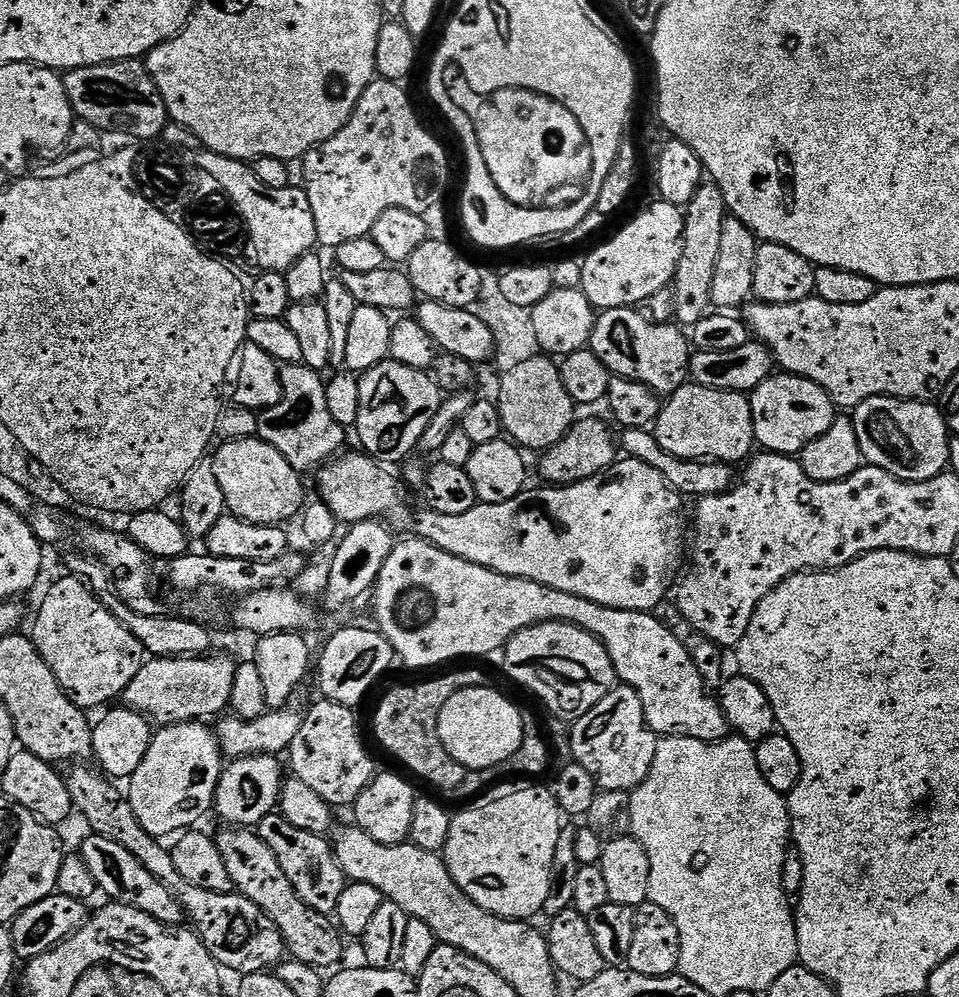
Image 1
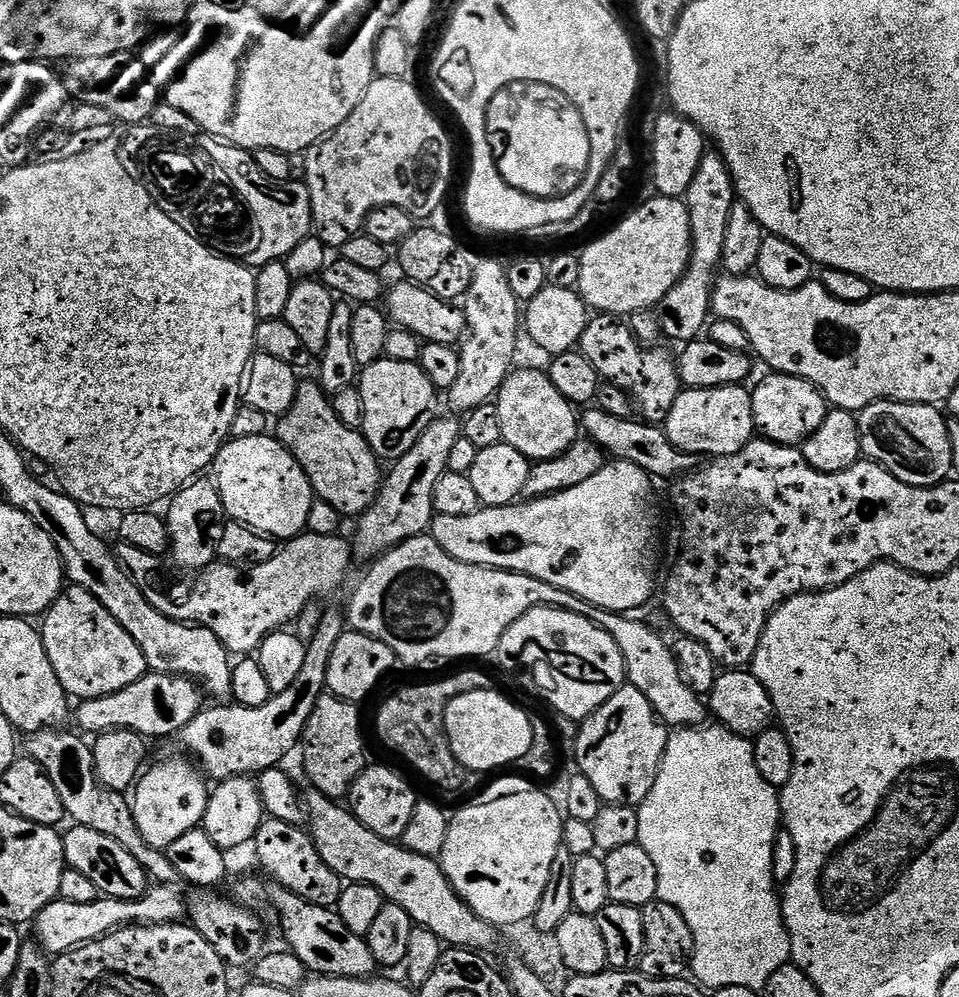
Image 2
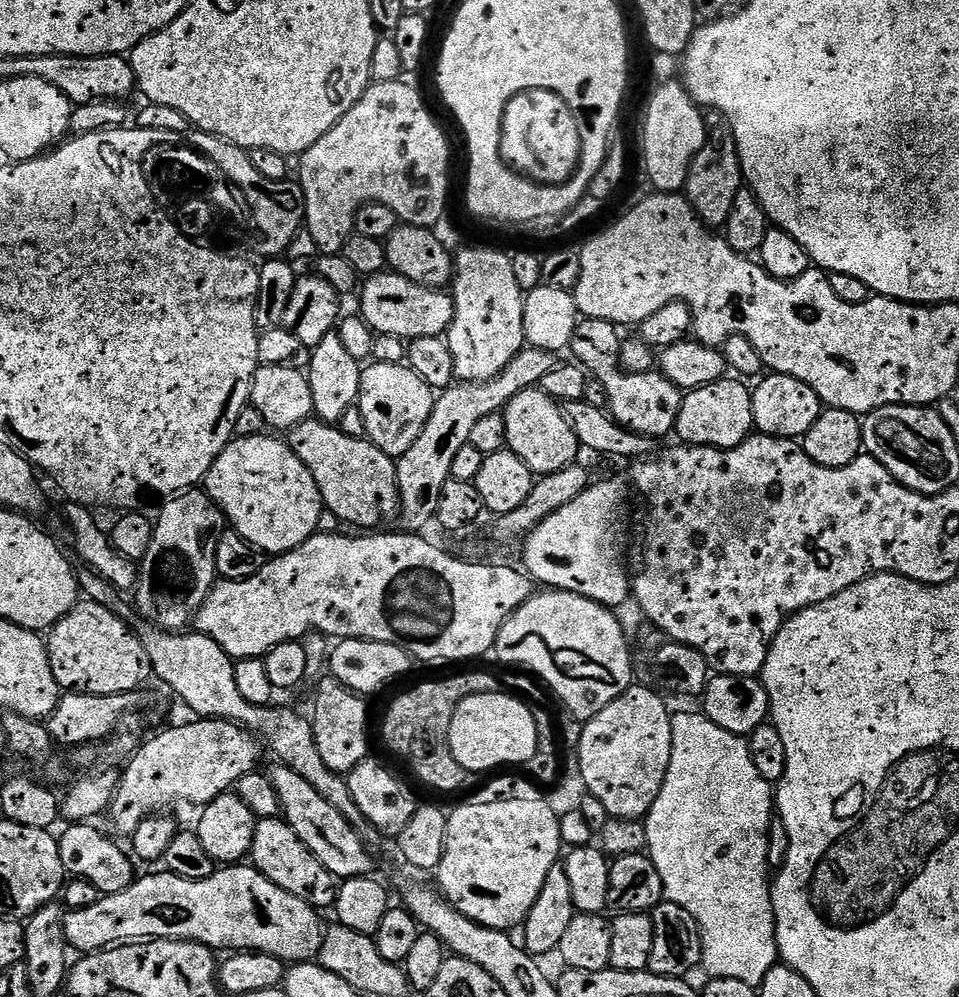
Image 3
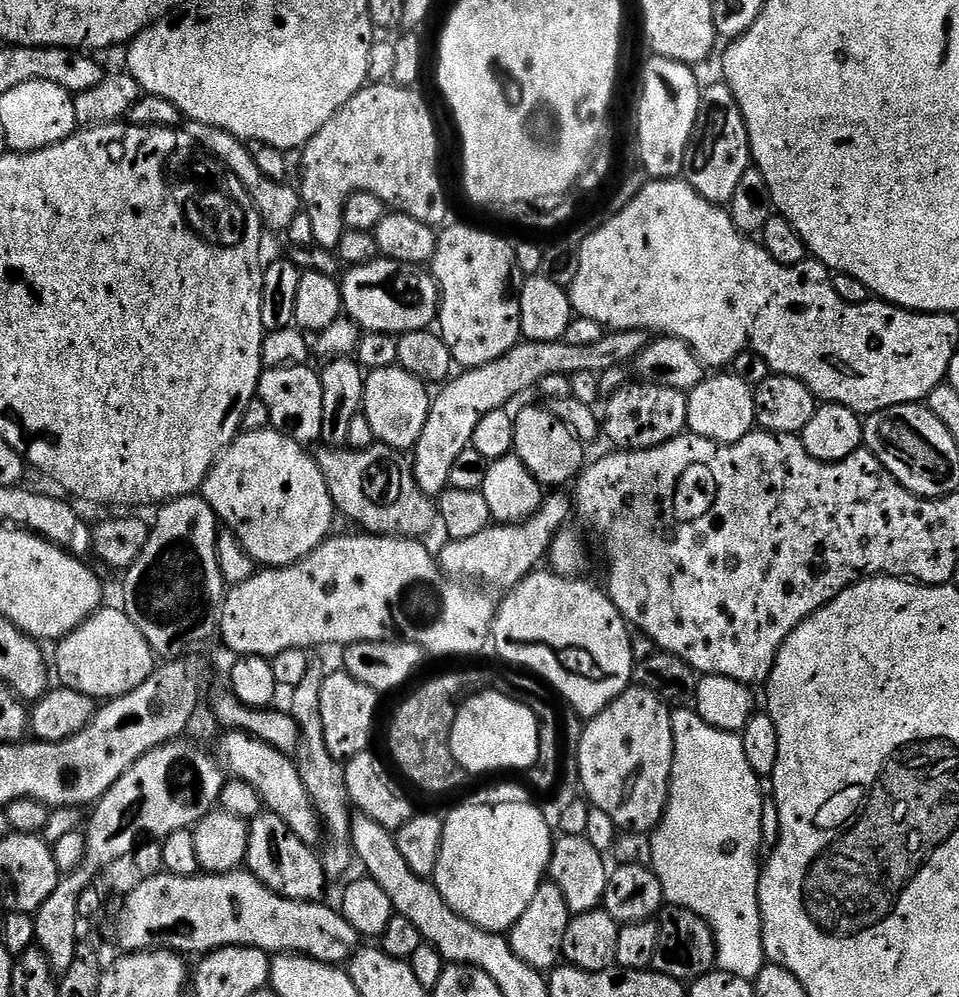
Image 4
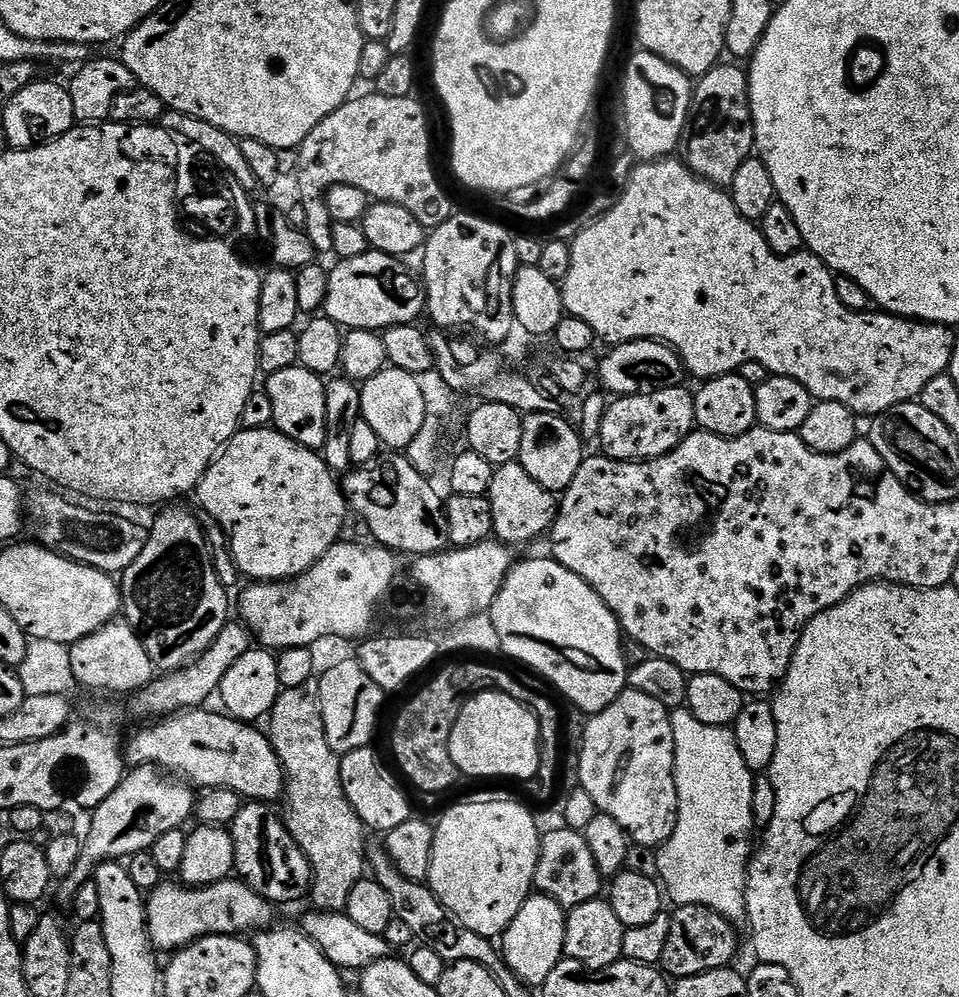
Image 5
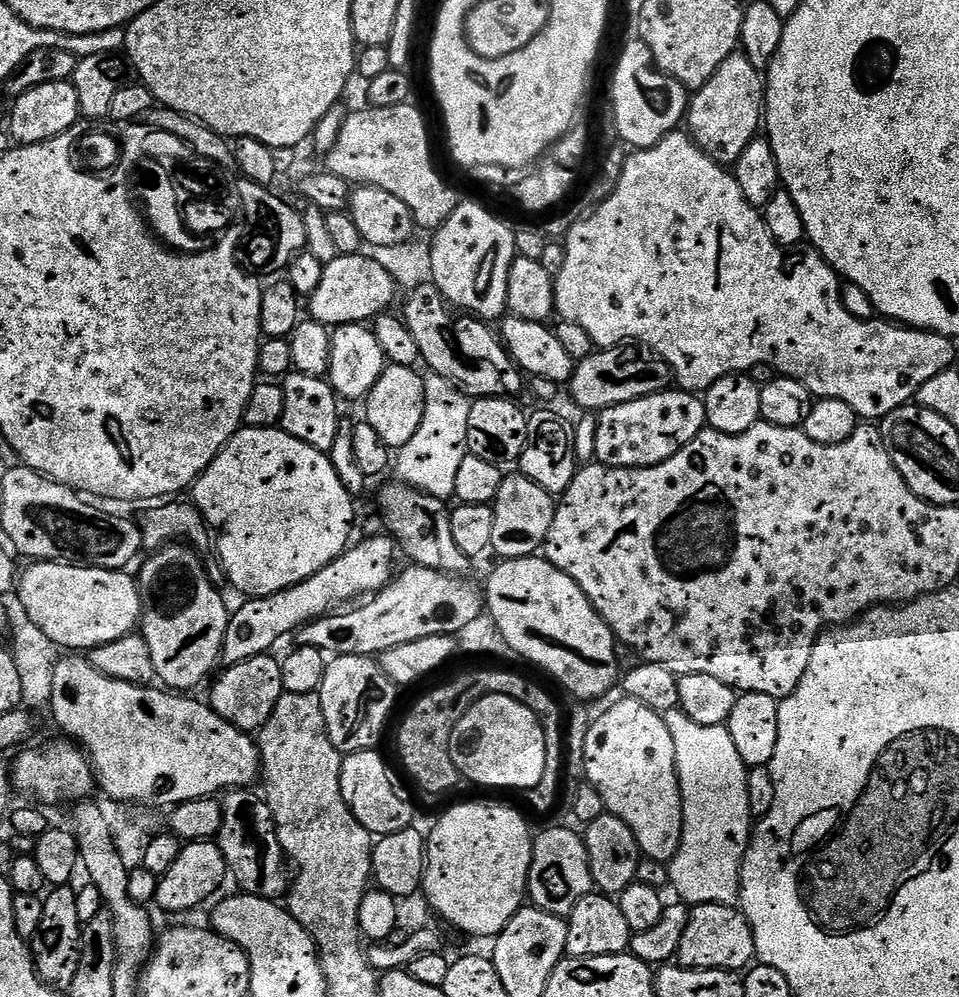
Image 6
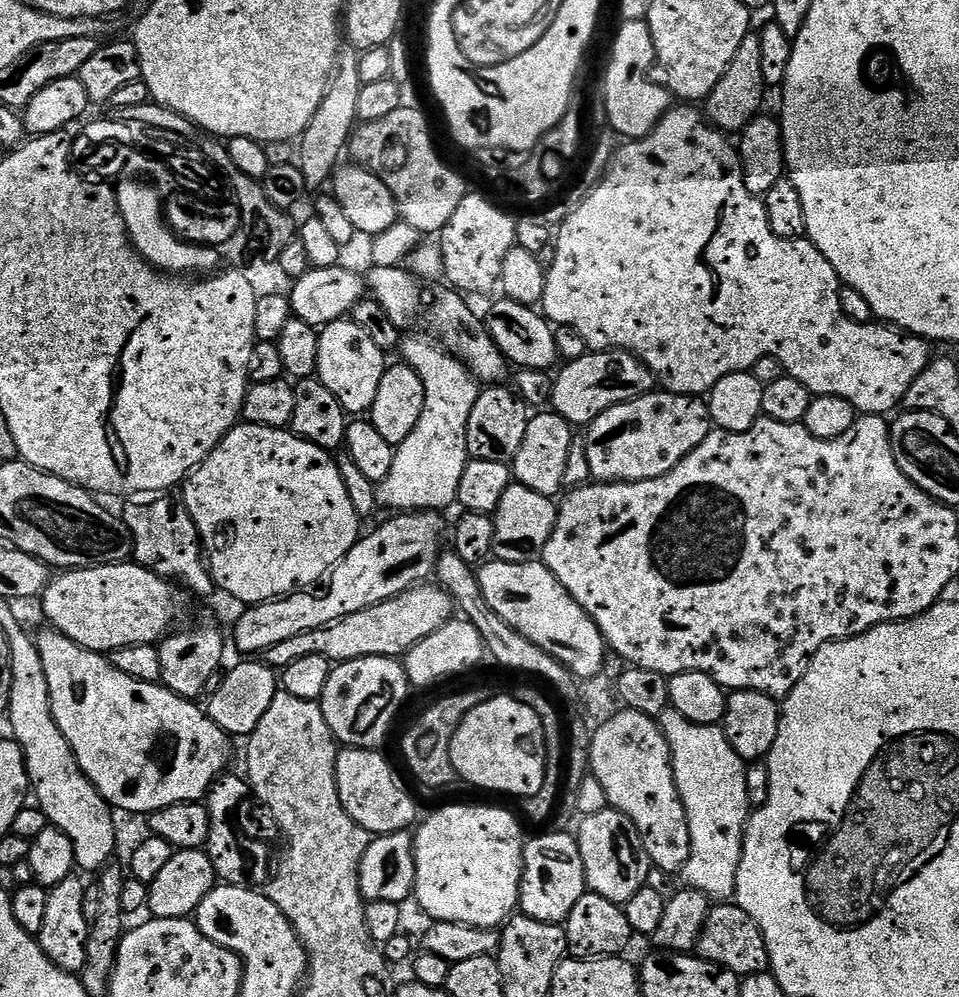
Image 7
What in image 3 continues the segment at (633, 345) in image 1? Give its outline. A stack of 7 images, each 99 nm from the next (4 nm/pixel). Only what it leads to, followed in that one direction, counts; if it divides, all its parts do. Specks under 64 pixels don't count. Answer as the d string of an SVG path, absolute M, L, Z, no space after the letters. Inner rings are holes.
M581 319L576 326L576 333L570 345L575 359L602 386L606 386L608 395L607 411L612 419L617 420L623 428L634 434L651 436L672 436L676 427L676 419L680 413L681 389L674 386L659 370L653 370L646 374L630 374L620 367L620 341L616 336L617 325L605 320Z

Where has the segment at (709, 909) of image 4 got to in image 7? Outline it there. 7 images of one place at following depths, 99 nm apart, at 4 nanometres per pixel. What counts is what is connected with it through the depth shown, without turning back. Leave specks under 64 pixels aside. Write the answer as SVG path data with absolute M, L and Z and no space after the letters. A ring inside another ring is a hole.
M671 710L664 712L658 723L672 751L672 769L676 785L686 810L690 826L690 858L682 873L687 887L697 888L716 902L724 902L736 895L736 875L744 849L744 830L748 826L750 805L746 794L746 764L730 746L723 727L710 724L691 724L682 714Z

